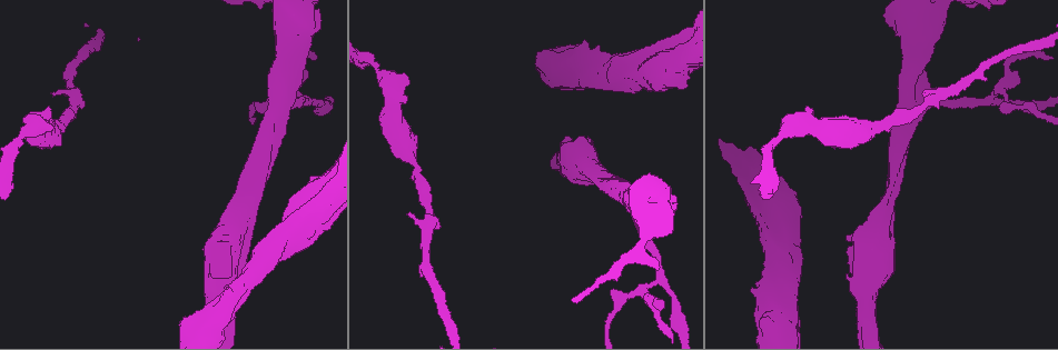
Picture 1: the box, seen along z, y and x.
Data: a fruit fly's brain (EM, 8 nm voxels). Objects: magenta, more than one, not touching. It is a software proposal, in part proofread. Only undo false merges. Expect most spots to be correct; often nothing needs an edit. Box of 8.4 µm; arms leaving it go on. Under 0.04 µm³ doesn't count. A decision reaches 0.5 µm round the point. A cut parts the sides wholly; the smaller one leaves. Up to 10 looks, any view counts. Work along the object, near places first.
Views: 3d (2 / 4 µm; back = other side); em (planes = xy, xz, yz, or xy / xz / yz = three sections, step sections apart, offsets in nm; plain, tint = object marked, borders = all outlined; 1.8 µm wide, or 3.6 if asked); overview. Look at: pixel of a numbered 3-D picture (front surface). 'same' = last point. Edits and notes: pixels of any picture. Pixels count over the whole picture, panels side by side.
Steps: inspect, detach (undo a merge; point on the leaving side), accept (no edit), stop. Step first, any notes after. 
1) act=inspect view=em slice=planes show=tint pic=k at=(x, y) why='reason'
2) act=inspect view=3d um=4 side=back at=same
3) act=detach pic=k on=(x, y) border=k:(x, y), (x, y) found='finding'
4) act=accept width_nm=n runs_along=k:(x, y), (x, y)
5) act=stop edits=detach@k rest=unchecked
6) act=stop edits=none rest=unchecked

act=inspect view=3d um=4 pic=1 at=(990, 101) why='sharp bend'

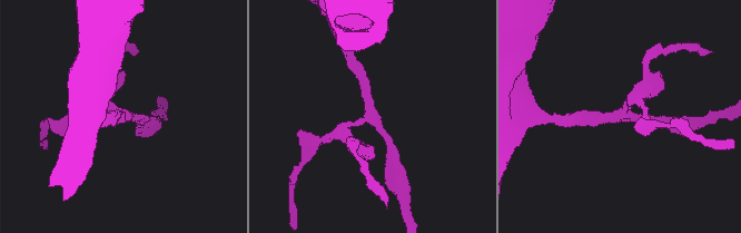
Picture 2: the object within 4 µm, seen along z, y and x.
act=inspect view=em um=3.6 slice=xz step=16 show=tint pic=2 at=(122, 115) arms=3 arm_widths_nm=160,200,200 why='now the EM'

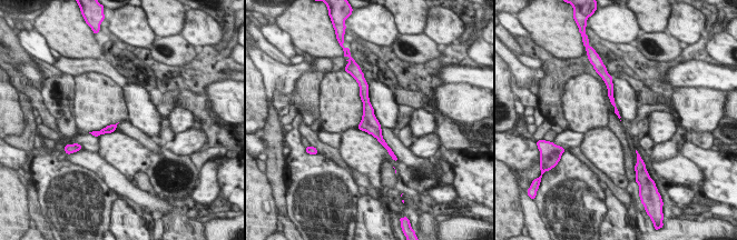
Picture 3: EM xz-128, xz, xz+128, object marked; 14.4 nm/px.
act=inspect view=em um=3.6 slice=planes show=tint at=same why='another direction'

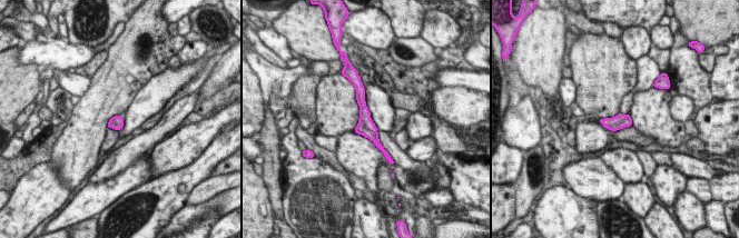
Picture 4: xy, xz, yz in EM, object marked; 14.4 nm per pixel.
act=accept runs_along=4:(360, 90), (365, 126), (376, 141) found='continuous, no second cell'

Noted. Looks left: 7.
act=inspect view=3d um=4 pic=1 at=(932, 37)

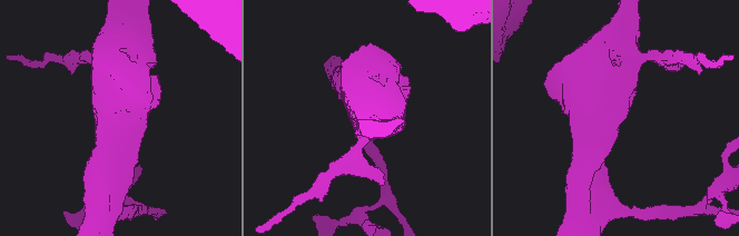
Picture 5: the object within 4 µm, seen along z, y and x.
act=inspect view=em um=3.6 slice=planes show=borders pic=5 at=(615, 117)

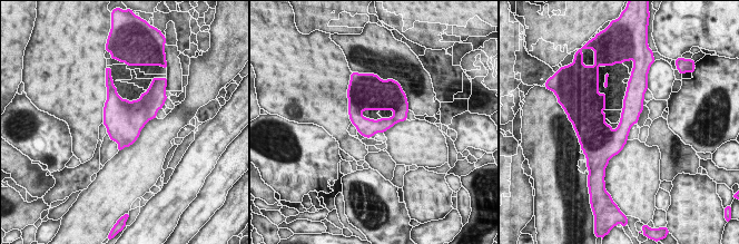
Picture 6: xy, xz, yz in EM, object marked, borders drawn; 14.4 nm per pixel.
act=accept found='all the same cell'

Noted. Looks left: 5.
act=inspect view=3d um=2 pic=1 at=(273, 114) why='thick turns thin'

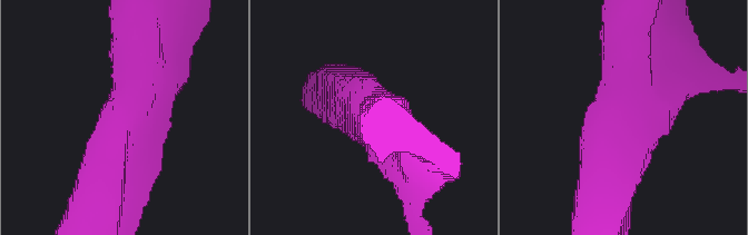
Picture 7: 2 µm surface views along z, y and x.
act=inspect view=em slice=yz step=4 show=tint pic=7 at=(626, 114) arms=4 why='need the tissue'

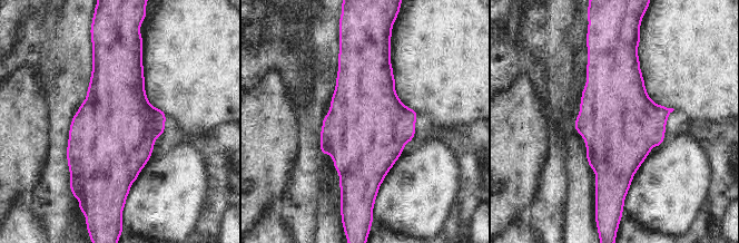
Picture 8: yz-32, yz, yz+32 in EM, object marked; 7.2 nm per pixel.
act=inspect view=em slice=planes show=tint at=same

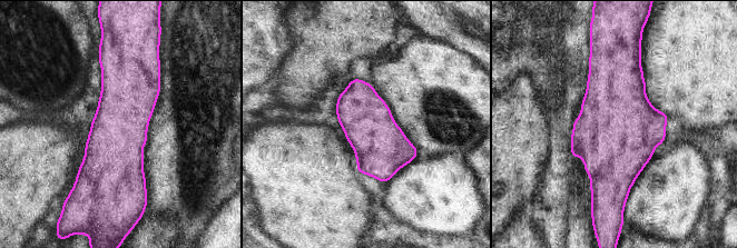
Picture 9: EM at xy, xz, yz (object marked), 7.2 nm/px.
act=accept width_nm=380 found='continuous, no second cell'

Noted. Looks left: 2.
act=inspect view=em slice=xy step=8 show=tint pic=1 at=(593, 69) why='touches itself'

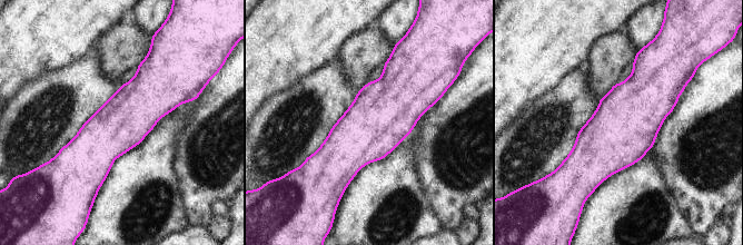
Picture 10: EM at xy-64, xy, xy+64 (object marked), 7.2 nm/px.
act=inspect view=em slice=planes show=borders at=same

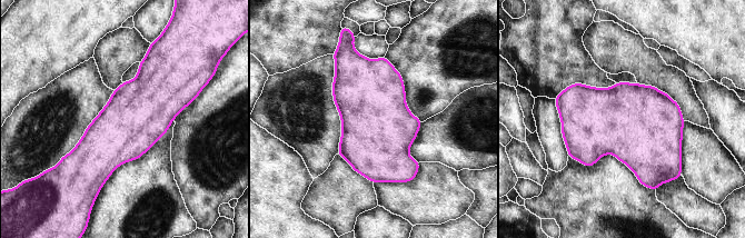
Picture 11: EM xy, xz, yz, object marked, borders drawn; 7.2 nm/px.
act=accept found='all the same cell'

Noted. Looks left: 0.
act=stop edits=none rest=unchecked

